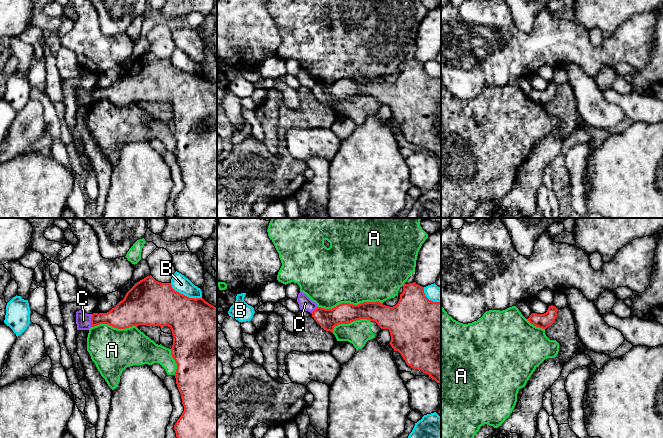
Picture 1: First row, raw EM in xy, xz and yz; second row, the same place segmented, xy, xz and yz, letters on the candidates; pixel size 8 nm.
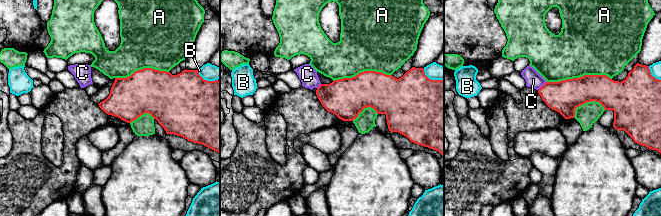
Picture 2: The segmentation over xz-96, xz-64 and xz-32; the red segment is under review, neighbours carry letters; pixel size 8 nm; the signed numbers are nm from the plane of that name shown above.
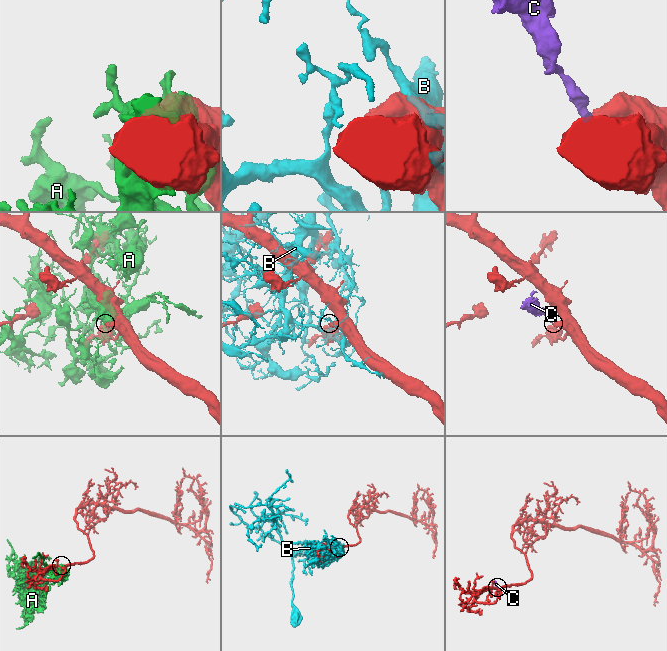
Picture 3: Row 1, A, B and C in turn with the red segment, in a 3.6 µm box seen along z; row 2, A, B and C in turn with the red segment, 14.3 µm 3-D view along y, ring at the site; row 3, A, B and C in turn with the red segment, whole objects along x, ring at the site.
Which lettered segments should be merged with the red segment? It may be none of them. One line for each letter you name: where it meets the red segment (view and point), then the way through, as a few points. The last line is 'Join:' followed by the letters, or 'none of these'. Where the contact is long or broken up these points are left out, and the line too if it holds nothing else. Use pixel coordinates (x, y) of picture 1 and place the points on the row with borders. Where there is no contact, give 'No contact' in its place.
Join: none of these

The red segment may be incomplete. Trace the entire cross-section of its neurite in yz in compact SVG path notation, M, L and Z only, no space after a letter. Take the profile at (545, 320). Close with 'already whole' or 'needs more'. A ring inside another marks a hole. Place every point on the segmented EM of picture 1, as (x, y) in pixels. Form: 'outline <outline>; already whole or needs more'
outline M551 305L544 314L532 313L528 318L528 321L536 327L546 329L554 323L557 317L557 311L558 309Z; already whole

